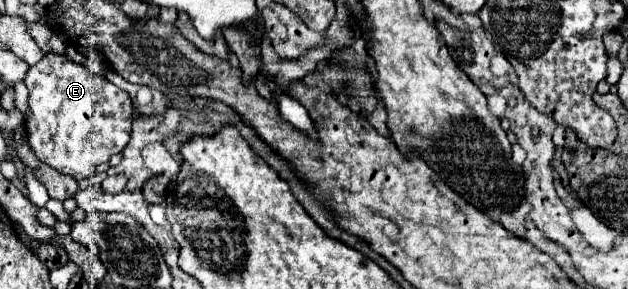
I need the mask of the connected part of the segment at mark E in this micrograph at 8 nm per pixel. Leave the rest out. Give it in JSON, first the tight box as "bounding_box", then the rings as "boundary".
{"bounding_box":[24,54,132,180],"boundary":[[[46,54],[26,74],[32,116],[24,122],[28,144],[36,156],[76,180],[90,178],[94,168],[124,150],[130,140],[132,100],[126,90],[114,86],[104,76],[90,74],[82,64],[70,62],[62,54]]]}

